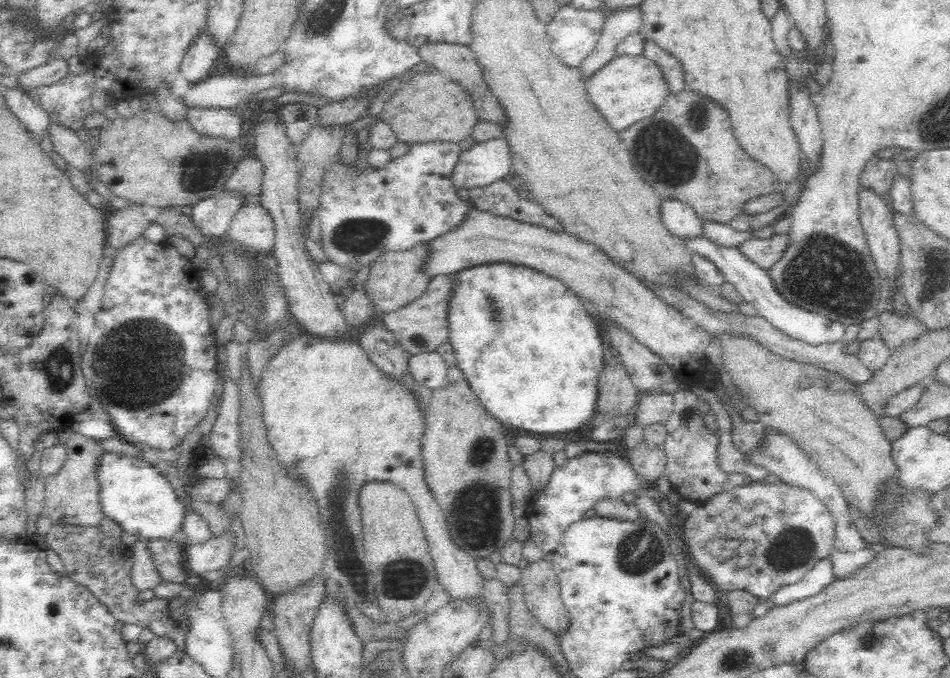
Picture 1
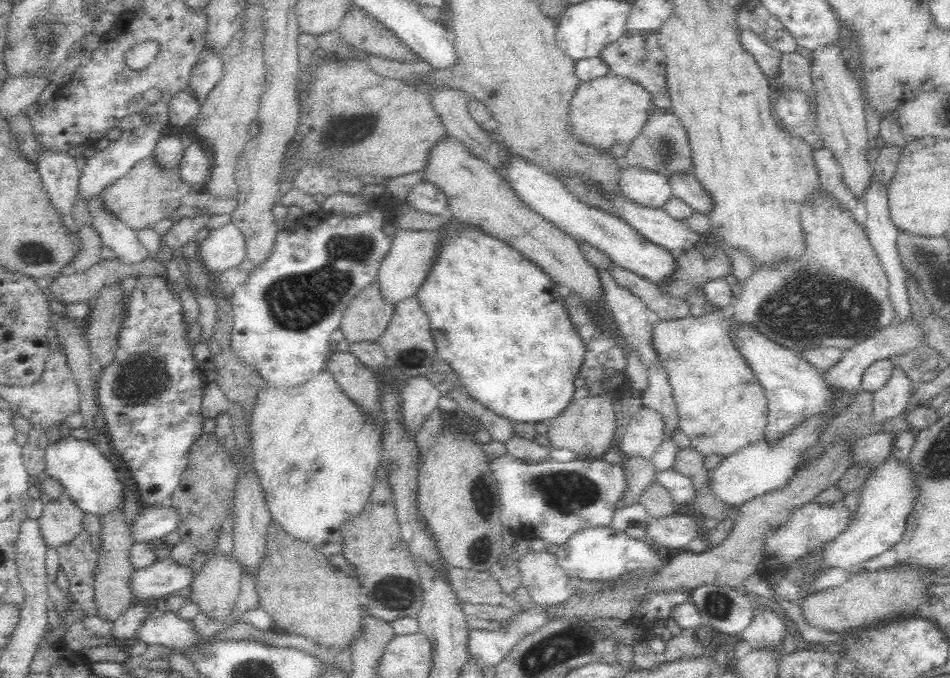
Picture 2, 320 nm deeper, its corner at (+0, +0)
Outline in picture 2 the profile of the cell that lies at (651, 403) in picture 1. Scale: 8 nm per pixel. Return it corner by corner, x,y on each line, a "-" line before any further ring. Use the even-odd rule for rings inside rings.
644,407
630,418
618,446
627,457
642,456
652,460
665,438
665,423
662,416
653,409

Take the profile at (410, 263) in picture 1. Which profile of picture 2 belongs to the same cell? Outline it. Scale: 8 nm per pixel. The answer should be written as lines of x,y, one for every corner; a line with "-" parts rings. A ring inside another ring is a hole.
372,281
352,297
340,322
341,334
350,341
377,340
390,324
396,303
384,297
380,281

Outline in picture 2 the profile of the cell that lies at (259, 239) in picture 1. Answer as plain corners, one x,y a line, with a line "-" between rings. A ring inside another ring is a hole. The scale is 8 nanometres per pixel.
234,221
209,230
208,236
199,244
198,256
202,260
202,264
210,271
220,273
238,266
240,262
244,262
247,256
244,233
240,231

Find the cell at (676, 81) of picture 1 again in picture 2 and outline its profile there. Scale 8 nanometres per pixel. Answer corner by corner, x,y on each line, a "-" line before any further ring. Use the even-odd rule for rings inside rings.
655,33
622,35
618,40
608,44
600,57
609,65
610,75
624,76
634,80
648,89
652,95
653,107
671,109
671,98
667,87
665,56
659,47

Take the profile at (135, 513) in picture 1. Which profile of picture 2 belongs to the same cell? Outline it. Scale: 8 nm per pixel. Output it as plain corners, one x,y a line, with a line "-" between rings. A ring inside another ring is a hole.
62,437
58,441
50,442
44,472
60,480
65,493
76,501
80,509
100,517
126,508
126,480
124,472
120,470
124,466
124,462
117,456
108,460
90,441

